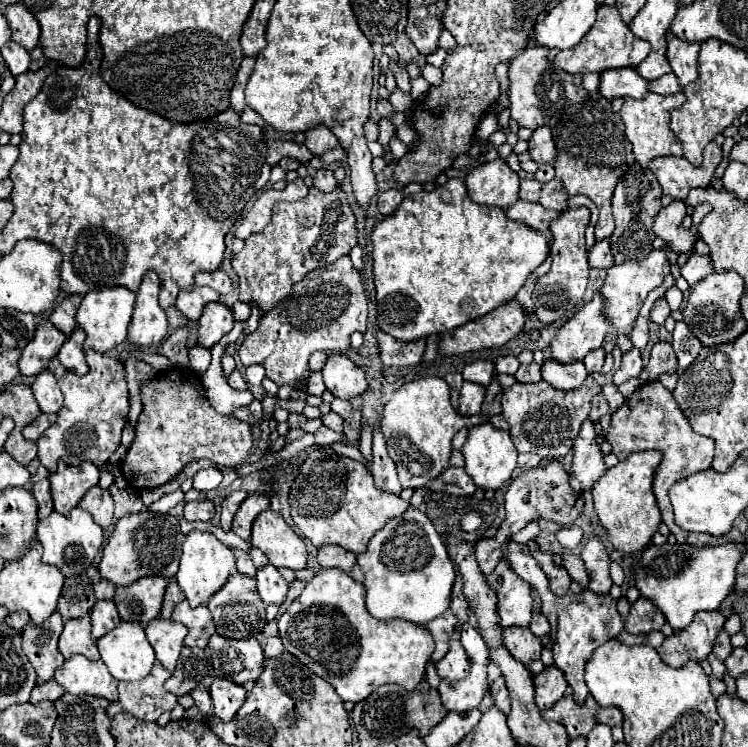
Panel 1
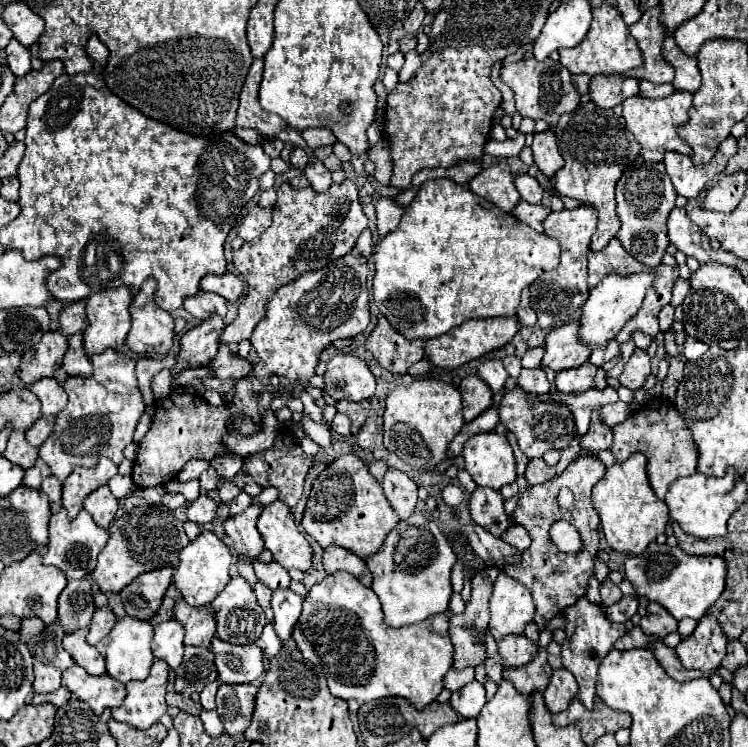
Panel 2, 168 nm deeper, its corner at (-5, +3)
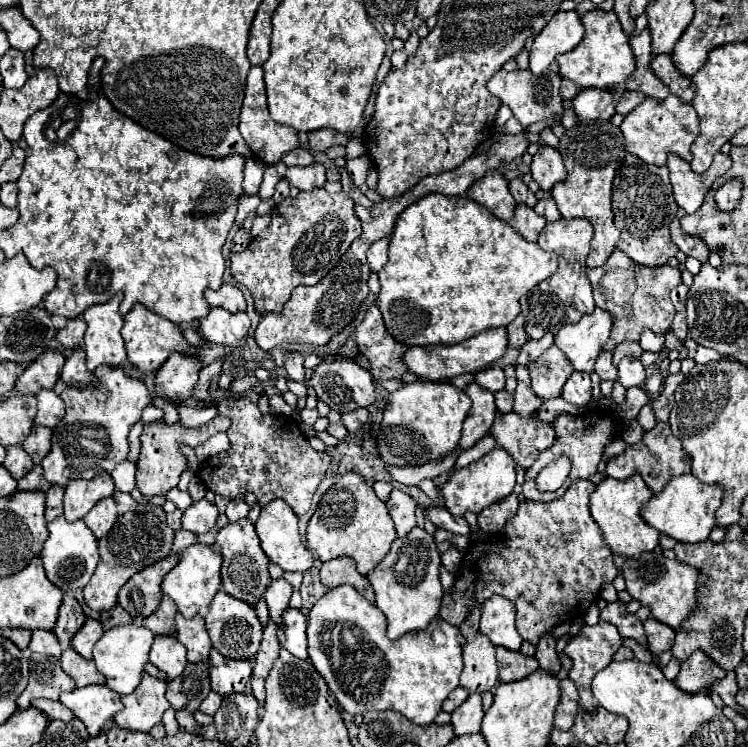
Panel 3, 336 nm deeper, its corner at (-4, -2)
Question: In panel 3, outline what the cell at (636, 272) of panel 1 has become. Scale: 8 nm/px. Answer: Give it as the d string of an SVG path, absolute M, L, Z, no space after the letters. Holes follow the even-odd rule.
M595 307L593 313L583 315L577 323L565 325L555 333L555 345L569 357L577 371L593 371L597 355L603 351L605 341L613 329L613 315Z

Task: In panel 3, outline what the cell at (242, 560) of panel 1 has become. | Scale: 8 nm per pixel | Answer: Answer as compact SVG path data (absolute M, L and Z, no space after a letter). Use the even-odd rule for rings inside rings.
M269 617L267 627L263 631L263 641L261 647L255 655L255 667L253 667L253 677L267 677L273 661L279 657L279 643L277 643L277 625L273 623L273 619Z

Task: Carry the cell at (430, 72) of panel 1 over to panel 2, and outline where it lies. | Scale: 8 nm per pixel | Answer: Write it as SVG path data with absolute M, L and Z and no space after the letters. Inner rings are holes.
M408 52L406 54L406 62L404 62L402 70L400 70L400 82L410 80L410 76L420 68L420 64L422 64L422 60L420 60L418 52Z

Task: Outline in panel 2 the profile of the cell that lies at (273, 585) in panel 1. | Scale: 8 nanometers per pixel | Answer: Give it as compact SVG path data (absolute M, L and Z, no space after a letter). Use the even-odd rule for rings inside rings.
M290 588L274 590L272 594L272 610L274 610L274 630L280 642L292 638L292 628L298 622L302 610L302 598L294 594Z

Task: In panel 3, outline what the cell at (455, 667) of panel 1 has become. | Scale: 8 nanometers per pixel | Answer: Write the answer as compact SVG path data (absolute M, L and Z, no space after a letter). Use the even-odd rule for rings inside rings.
M455 687L455 689L449 693L447 701L443 703L443 709L445 709L447 713L451 713L451 711L453 711L455 707L459 707L467 697L469 697L469 691L467 691L467 689L463 689L463 687Z

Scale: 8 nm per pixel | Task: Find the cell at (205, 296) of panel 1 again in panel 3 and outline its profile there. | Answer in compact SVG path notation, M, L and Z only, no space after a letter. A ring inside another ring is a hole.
M211 307L209 315L199 319L199 329L207 341L221 345L243 345L249 331L249 317L245 313L231 315L221 307Z

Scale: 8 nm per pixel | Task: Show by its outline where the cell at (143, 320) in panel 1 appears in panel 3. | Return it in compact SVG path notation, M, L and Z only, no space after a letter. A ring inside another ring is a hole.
M137 303L127 315L125 315L125 325L123 325L123 339L125 339L125 349L127 349L127 359L143 373L157 371L163 361L169 357L171 351L181 351L189 353L191 345L183 339L181 329L167 321L165 317L159 317L157 313L149 311L145 305Z

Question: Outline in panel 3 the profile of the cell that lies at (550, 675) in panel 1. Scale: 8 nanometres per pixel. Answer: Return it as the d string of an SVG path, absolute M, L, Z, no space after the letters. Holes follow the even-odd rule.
M569 677L561 679L559 687L561 687L561 699L555 709L555 727L567 731L573 725L573 719L575 719L575 713L579 707L579 695L577 695L575 683Z

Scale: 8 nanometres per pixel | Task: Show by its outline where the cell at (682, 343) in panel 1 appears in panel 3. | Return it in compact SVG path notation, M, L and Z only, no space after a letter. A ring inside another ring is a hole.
M697 347L695 357L693 357L695 363L707 363L707 361L715 361L715 359L721 359L721 355L715 353L713 349L707 349L707 347Z

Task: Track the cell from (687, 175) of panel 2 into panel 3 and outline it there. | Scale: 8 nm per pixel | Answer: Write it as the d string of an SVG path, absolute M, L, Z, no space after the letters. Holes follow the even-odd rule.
M717 153L711 167L703 175L697 175L691 171L687 161L683 161L677 155L671 155L667 159L667 169L671 175L671 187L673 187L673 197L677 205L685 213L695 213L701 207L705 193L709 191L713 181L725 175L729 167L731 167L731 157Z

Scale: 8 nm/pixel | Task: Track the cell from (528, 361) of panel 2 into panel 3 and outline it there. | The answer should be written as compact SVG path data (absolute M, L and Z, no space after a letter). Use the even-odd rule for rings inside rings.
M543 335L541 339L537 341L527 341L523 347L521 347L521 353L519 353L519 359L517 359L517 365L521 367L527 367L531 361L535 361L541 353L545 353L549 349L549 345L553 343L553 335Z

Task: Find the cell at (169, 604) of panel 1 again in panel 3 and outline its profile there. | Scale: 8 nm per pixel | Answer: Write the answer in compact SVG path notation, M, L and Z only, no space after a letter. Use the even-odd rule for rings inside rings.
M165 595L163 601L161 601L161 605L159 605L159 609L151 617L147 617L143 621L143 625L153 635L175 635L175 621L173 621L175 613L177 613L175 603Z

